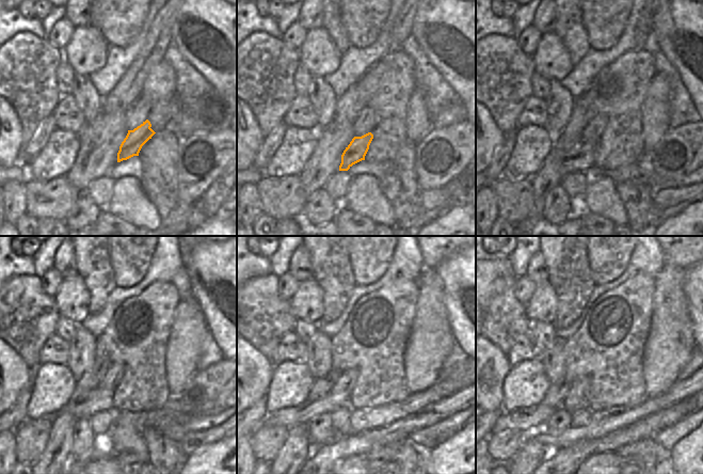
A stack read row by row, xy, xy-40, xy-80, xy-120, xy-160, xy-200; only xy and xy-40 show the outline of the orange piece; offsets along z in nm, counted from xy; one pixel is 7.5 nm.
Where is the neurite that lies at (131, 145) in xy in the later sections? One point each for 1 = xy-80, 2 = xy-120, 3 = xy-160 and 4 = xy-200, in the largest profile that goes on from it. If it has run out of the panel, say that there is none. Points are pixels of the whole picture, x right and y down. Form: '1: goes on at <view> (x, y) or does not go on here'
1: goes on at xy-80 (581, 157)
2: goes on at xy-120 (84, 405)
3: goes on at xy-160 (301, 414)
4: goes on at xy-200 (525, 420)

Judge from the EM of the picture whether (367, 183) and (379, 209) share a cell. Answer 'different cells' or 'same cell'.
same cell

